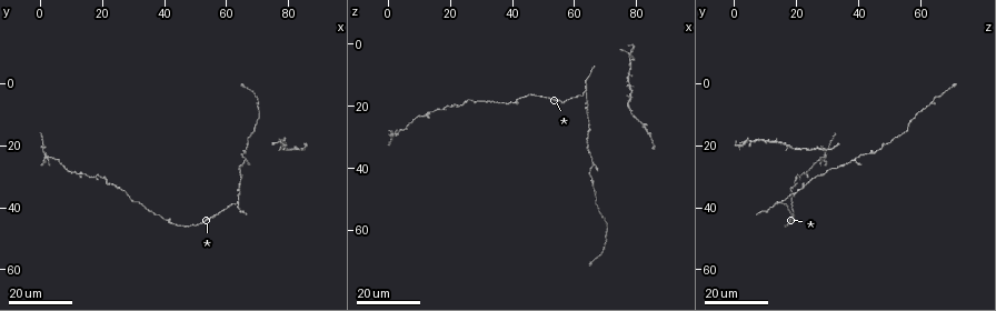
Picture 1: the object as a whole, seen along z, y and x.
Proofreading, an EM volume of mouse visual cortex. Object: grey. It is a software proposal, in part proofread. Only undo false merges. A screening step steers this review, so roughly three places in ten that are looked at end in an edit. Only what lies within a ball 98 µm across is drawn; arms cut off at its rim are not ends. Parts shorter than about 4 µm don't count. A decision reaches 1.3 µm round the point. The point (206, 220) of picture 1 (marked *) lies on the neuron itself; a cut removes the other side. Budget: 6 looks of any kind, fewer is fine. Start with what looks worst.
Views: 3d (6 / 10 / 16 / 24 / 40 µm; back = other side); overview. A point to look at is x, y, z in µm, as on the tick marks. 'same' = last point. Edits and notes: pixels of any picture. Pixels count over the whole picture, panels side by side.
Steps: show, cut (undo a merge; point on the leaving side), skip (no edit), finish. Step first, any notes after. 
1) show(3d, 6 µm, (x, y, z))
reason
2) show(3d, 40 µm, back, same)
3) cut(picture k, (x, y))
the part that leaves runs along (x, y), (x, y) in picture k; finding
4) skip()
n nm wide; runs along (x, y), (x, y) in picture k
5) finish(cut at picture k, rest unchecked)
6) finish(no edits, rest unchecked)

show(3d, 24 µm, (64, 38, 15))
a fork

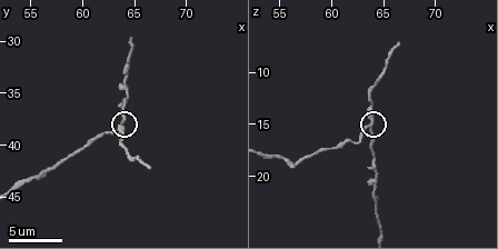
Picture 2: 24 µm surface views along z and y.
show(3d, 10 µm, same)

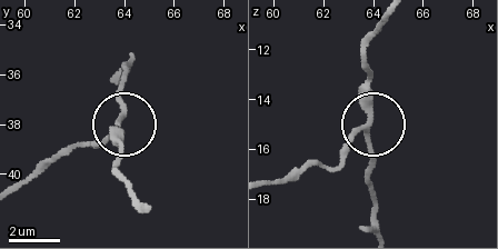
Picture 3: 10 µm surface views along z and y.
show(3d, 6 µm, same)

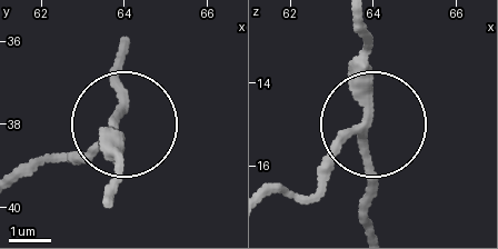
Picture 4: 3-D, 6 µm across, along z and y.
skip()
3 arms; runs along (267, 190), (309, 193), (330, 155), (369, 123), (362, 31) in picture 4; all the same neuron

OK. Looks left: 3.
show(3d, 10 µm, (64.2, 35.6, 19.6))
three-way junction

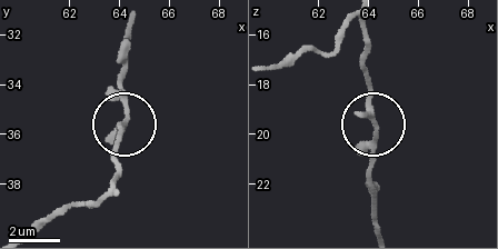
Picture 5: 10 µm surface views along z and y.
skip()
runs along (272, 67), (330, 51), (359, 21), (375, 105), (368, 186) in picture 5; one neuron here

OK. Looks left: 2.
show(3d, 16 µm, (21, 32, 20))
a narrow waist

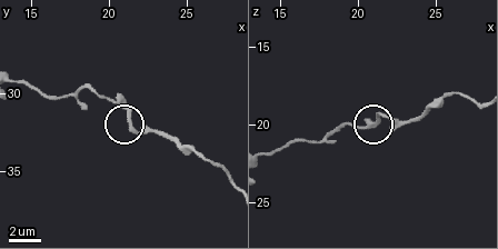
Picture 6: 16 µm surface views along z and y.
show(3d, 10 µm, (21.2, 32.0, 19.4))

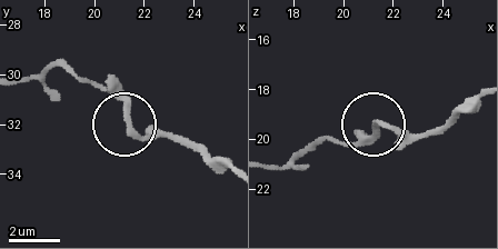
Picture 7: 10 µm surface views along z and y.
skip()
runs along (227, 168), (189, 142), (138, 131), (119, 101), (96, 85) in picture 7; continuous, no second neuron

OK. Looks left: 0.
finish(no edits, rest unchecked)

